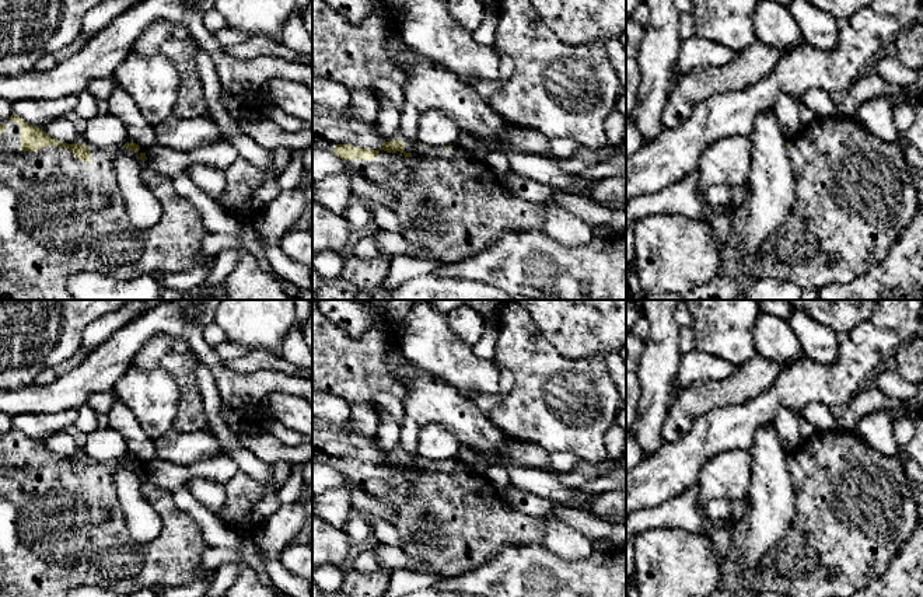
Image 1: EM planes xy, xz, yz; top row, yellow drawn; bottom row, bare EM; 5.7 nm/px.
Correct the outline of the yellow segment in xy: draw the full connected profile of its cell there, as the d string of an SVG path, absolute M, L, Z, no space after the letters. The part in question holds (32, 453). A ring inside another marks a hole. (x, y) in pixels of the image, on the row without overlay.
M14 427L0 439L0 597L69 597L77 586L132 594L144 589L185 586L213 573L200 566L207 548L200 527L175 506L172 492L148 481L144 461L136 457L123 461L140 468L143 493L162 521L160 534L148 544L139 544L129 535L112 479L116 461L67 458Z

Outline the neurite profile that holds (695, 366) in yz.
M698 349L682 355L675 381L679 394L690 384L702 380L727 380L734 371L735 366L719 356L700 352Z

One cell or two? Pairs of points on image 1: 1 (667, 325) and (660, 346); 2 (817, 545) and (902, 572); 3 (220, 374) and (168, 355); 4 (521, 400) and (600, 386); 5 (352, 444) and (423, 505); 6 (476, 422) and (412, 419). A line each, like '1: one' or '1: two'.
1: one
2: two
3: two
4: one
5: one
6: one

